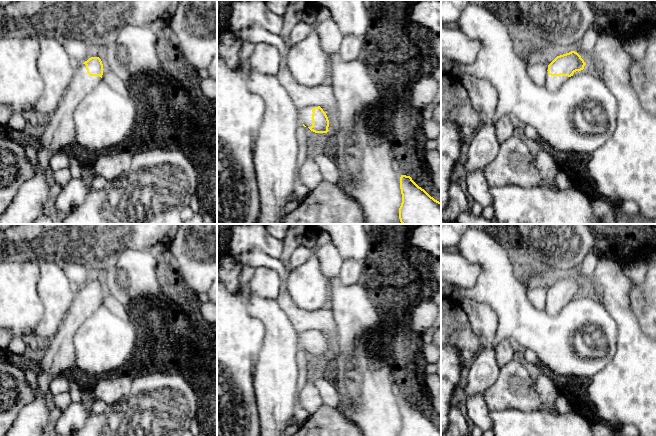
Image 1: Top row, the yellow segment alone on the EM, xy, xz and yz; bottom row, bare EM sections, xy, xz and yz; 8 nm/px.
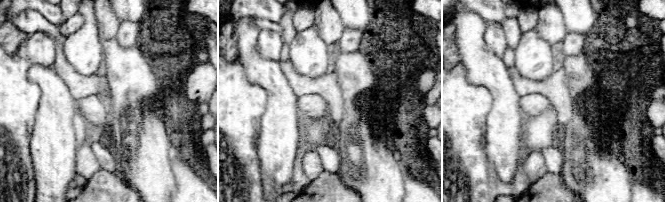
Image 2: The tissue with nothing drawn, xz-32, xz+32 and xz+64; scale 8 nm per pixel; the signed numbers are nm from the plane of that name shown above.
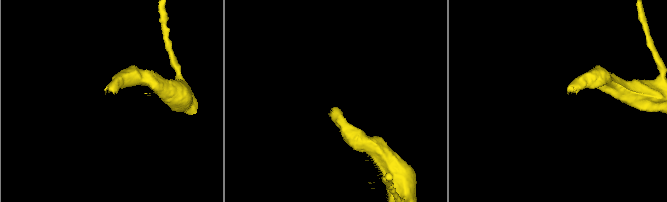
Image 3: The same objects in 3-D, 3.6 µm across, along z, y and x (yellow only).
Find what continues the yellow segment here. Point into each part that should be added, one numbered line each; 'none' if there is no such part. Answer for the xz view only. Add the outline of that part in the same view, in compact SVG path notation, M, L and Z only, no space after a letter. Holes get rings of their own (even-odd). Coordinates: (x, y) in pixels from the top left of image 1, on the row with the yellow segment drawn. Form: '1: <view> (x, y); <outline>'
1: xz (305, 114); M312 105L309 107L304 107L299 109L299 117L301 122L306 126L306 127L311 127L312 126L312 109L318 107L317 105Z

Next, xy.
1: xy (59, 129); M85 64L76 71L57 109L43 122L40 147L36 150L41 169L49 167L51 158L57 152L76 143L74 112L86 93L93 90L101 80L99 76L90 76Z

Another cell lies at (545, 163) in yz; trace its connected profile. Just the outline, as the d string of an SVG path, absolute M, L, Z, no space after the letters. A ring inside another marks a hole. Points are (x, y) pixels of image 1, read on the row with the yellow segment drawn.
M540 148L535 156L536 167L540 176L546 182L545 188L556 189L554 185L555 177L559 168L548 150Z

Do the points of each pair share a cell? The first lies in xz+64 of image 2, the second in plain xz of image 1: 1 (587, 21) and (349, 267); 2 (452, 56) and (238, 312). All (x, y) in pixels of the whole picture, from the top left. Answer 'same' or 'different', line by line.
1: different
2: different

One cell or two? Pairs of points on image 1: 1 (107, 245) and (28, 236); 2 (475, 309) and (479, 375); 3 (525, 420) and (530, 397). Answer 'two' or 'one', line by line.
1: one
2: one
3: two

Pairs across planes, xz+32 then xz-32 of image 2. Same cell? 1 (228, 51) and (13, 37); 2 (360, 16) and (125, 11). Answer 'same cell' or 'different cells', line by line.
1: same cell
2: same cell

